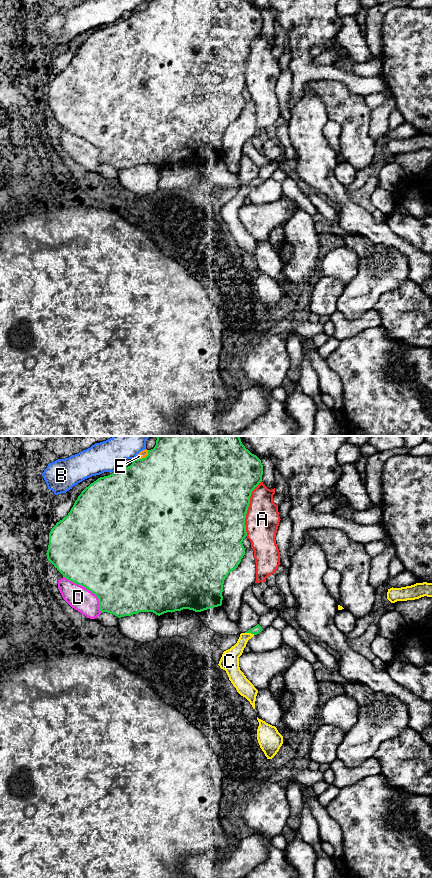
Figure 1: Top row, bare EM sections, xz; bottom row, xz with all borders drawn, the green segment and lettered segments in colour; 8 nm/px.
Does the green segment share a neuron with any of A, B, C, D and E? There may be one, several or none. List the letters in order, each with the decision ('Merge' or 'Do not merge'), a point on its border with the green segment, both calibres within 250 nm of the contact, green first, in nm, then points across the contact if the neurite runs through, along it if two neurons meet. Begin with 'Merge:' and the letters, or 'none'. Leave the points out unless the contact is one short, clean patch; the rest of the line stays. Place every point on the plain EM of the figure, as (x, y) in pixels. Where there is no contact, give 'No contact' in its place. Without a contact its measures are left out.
Merge: none
A: Do not merge. Touches green at xz (247, 60). Thickness 500 nm (green) against 280 nm
B: Do not merge. Touches green at xz (117, 21). Thickness 480 nm (green) against 220 nm
C: Do not merge. Touches green at xz (250, 184). Thickness 70 nm (green) against 130 nm. Boundary: xz (245, 184), (254, 186)
D: Do not merge. Touches green at xz (88, 141). Thickness 500 nm (green) against 190 nm
E: Do not merge. Touches green at xz (143, 10). Thickness 500 nm (green) against 60 nm

